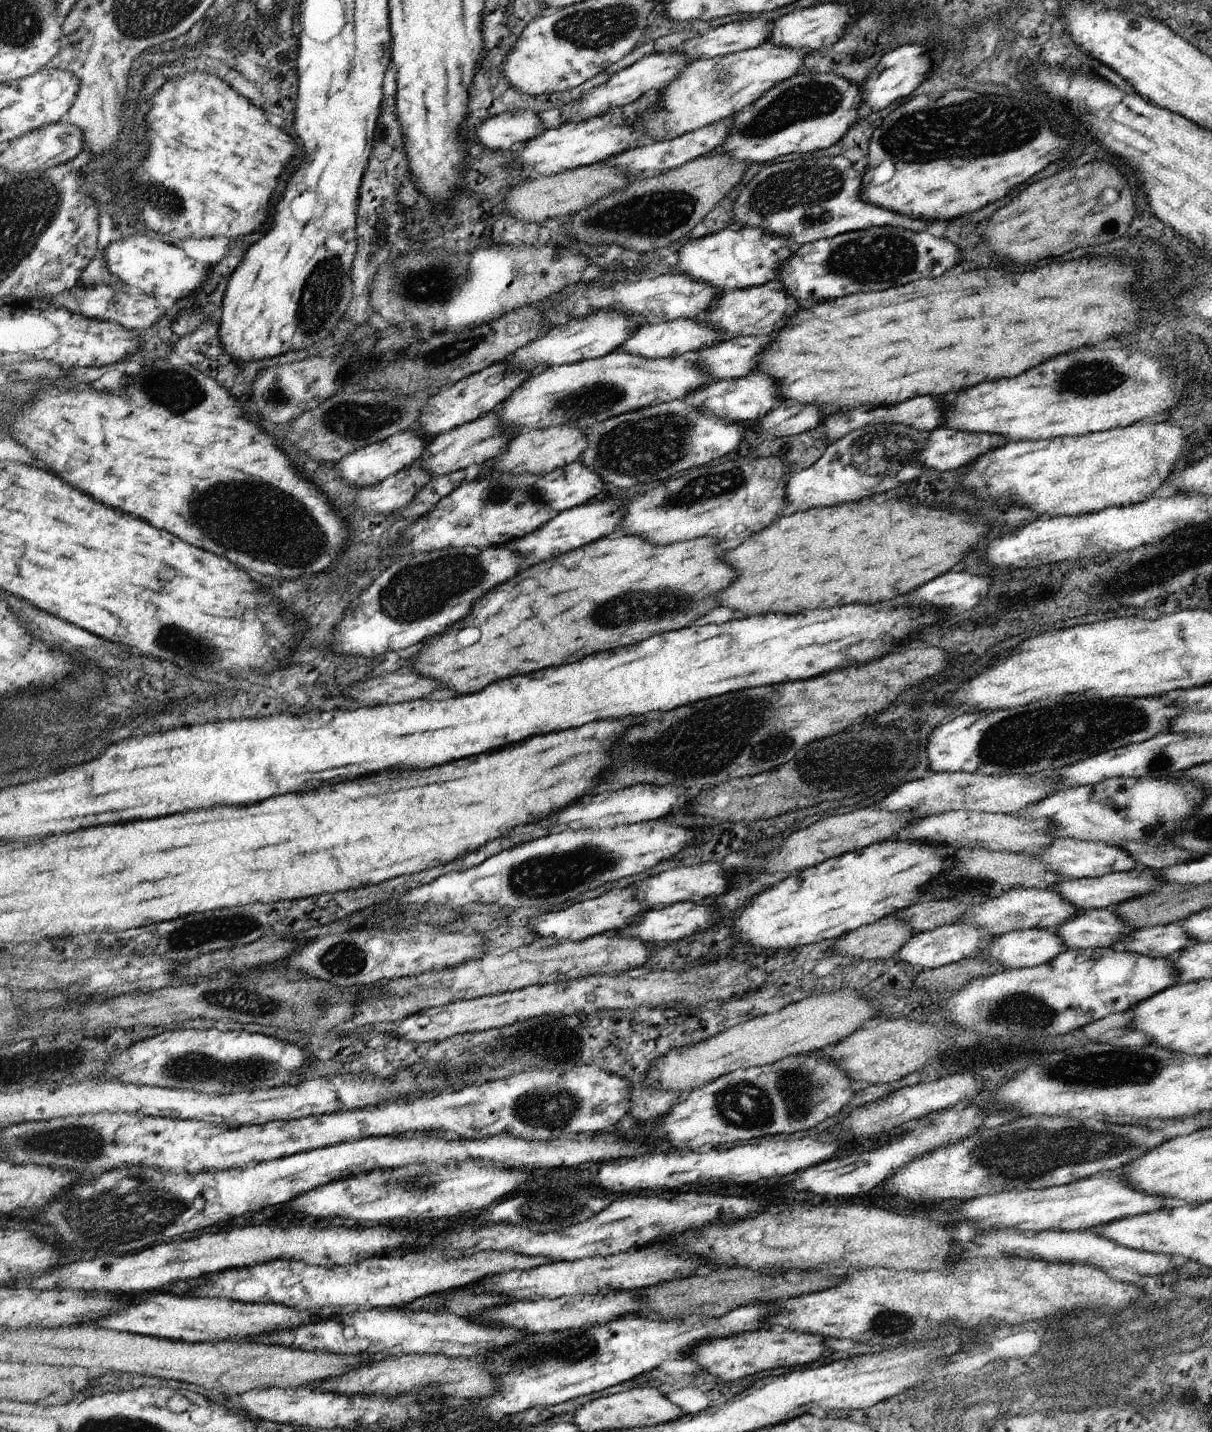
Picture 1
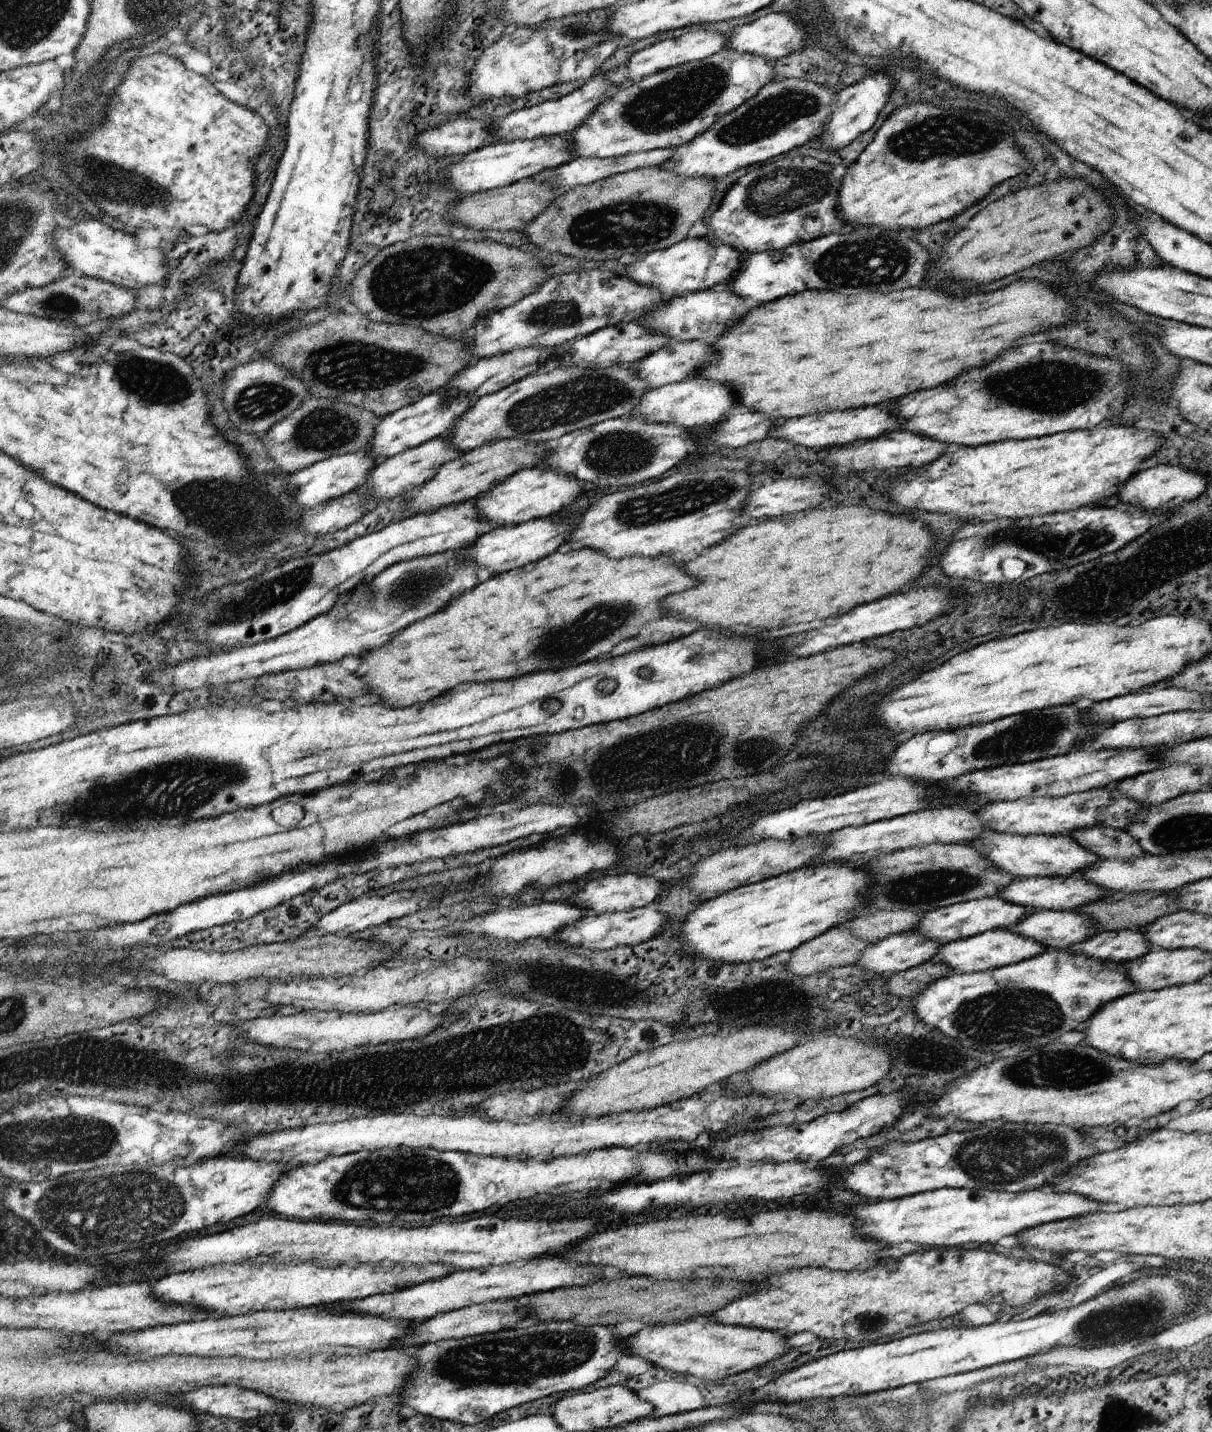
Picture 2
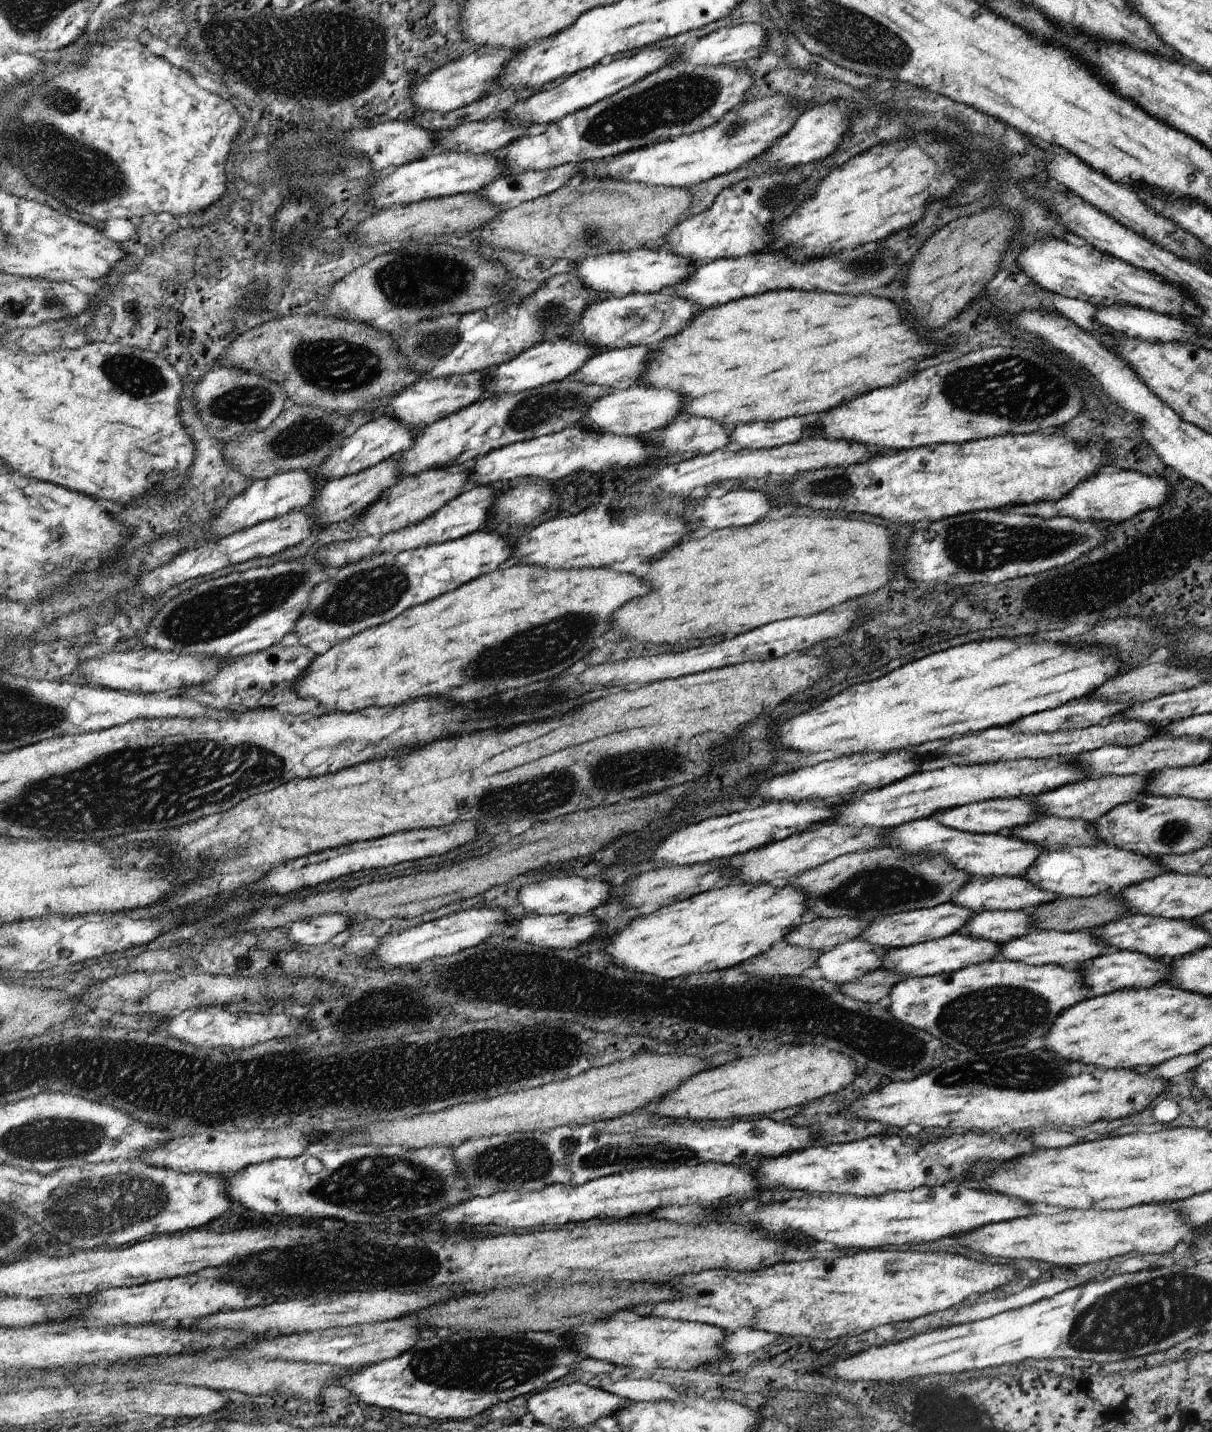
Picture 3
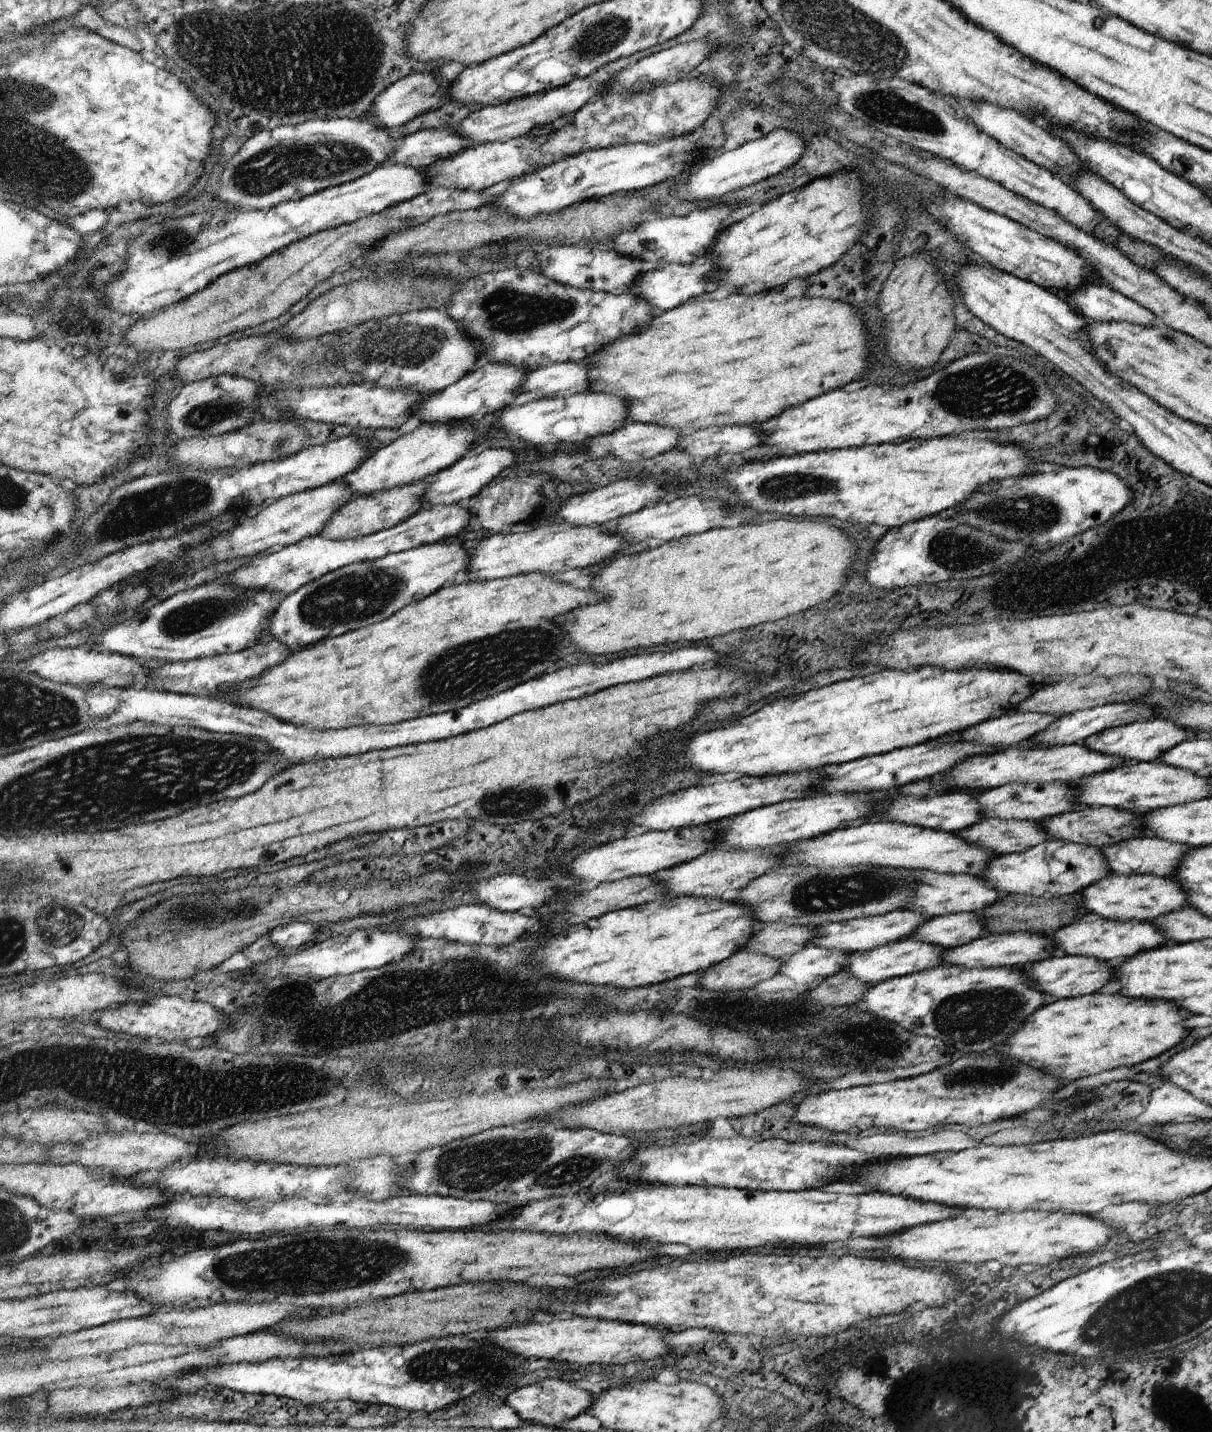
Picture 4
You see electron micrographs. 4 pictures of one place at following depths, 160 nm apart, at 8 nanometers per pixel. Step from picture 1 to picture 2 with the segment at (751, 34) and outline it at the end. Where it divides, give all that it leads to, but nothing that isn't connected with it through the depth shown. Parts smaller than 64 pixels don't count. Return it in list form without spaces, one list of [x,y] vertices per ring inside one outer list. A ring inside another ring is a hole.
[[[699,29],[694,32],[683,33],[676,38],[665,39],[648,48],[636,51],[627,61],[621,62],[617,67],[601,76],[611,81],[613,88],[619,88],[619,86],[625,86],[627,82],[641,80],[646,76],[653,75],[657,71],[693,62],[697,59],[706,59],[708,56],[714,55],[716,52],[726,48],[728,40],[727,32],[720,33],[719,31]]]

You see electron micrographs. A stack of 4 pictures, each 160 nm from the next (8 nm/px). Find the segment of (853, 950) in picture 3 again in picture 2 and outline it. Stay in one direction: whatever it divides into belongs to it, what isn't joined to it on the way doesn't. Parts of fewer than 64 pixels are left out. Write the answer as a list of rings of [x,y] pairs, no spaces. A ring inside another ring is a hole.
[[[905,931],[871,942],[862,950],[857,963],[862,969],[888,975],[933,961],[942,946],[915,931]]]

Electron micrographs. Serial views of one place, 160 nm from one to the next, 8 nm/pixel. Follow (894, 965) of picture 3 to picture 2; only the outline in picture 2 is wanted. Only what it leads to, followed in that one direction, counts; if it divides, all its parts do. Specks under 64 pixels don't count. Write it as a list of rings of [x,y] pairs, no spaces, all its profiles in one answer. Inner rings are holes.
[[[993,929],[981,934],[943,944],[933,961],[945,963],[953,973],[974,973],[1016,965],[1040,955],[1046,948],[1039,941],[1019,936],[1009,929]]]

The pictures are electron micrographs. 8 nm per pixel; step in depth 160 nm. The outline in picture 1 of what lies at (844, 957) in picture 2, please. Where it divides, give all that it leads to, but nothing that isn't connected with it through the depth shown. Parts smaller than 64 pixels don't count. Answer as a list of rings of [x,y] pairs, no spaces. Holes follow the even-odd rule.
[[[891,913],[875,924],[849,931],[845,938],[833,943],[833,948],[839,950],[839,954],[861,957],[861,960],[893,959],[913,934],[917,932],[896,913]]]

